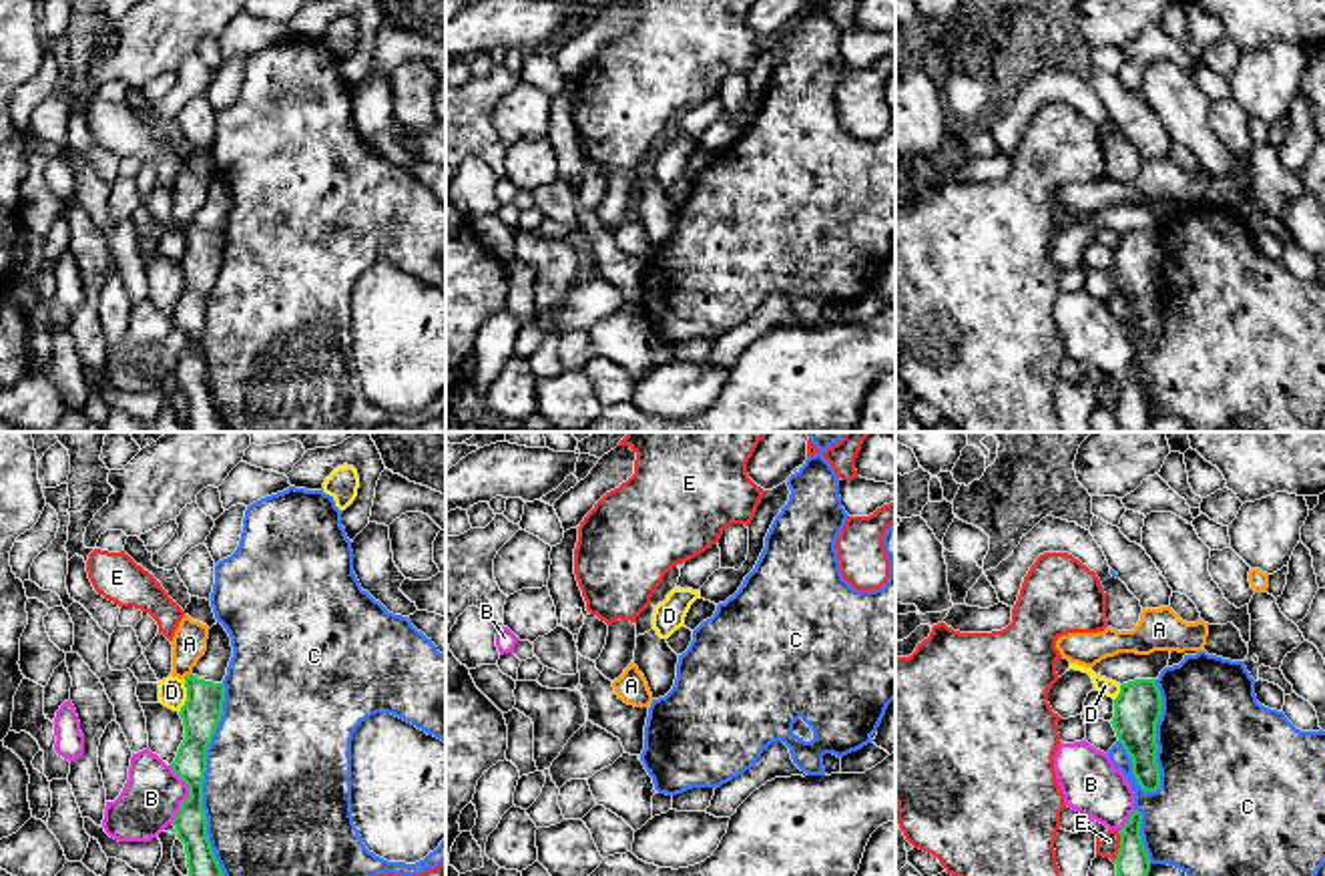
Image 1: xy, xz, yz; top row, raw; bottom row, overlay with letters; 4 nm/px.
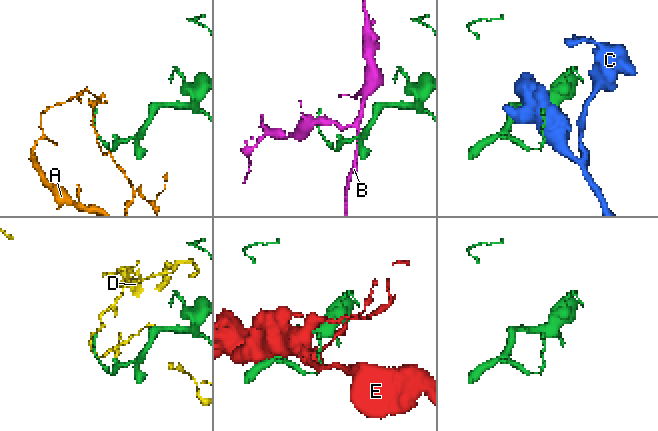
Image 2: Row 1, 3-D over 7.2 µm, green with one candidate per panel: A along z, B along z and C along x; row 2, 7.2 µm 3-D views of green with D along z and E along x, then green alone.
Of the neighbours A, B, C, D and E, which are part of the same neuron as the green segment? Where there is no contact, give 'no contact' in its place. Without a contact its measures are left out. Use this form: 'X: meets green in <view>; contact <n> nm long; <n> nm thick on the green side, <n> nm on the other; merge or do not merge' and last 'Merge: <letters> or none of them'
A: meets green in xy; contact 50 nm long; 160 nm thick on the green side, 140 nm on the other; do not merge
B: meets green in xy; contact 240 nm long; 130 nm thick on the green side, 240 nm on the other; do not merge
C: meets green in xy; contact 750 nm long; 140 nm thick on the green side, 500 nm on the other; do not merge
D: meets green in xy; contact 140 nm long; 160 nm thick on the green side, 110 nm on the other; do not merge
E: meets green in yz; contact 130 nm long; 130 nm thick on the green side, 100 nm on the other; do not merge
Merge: none of them

